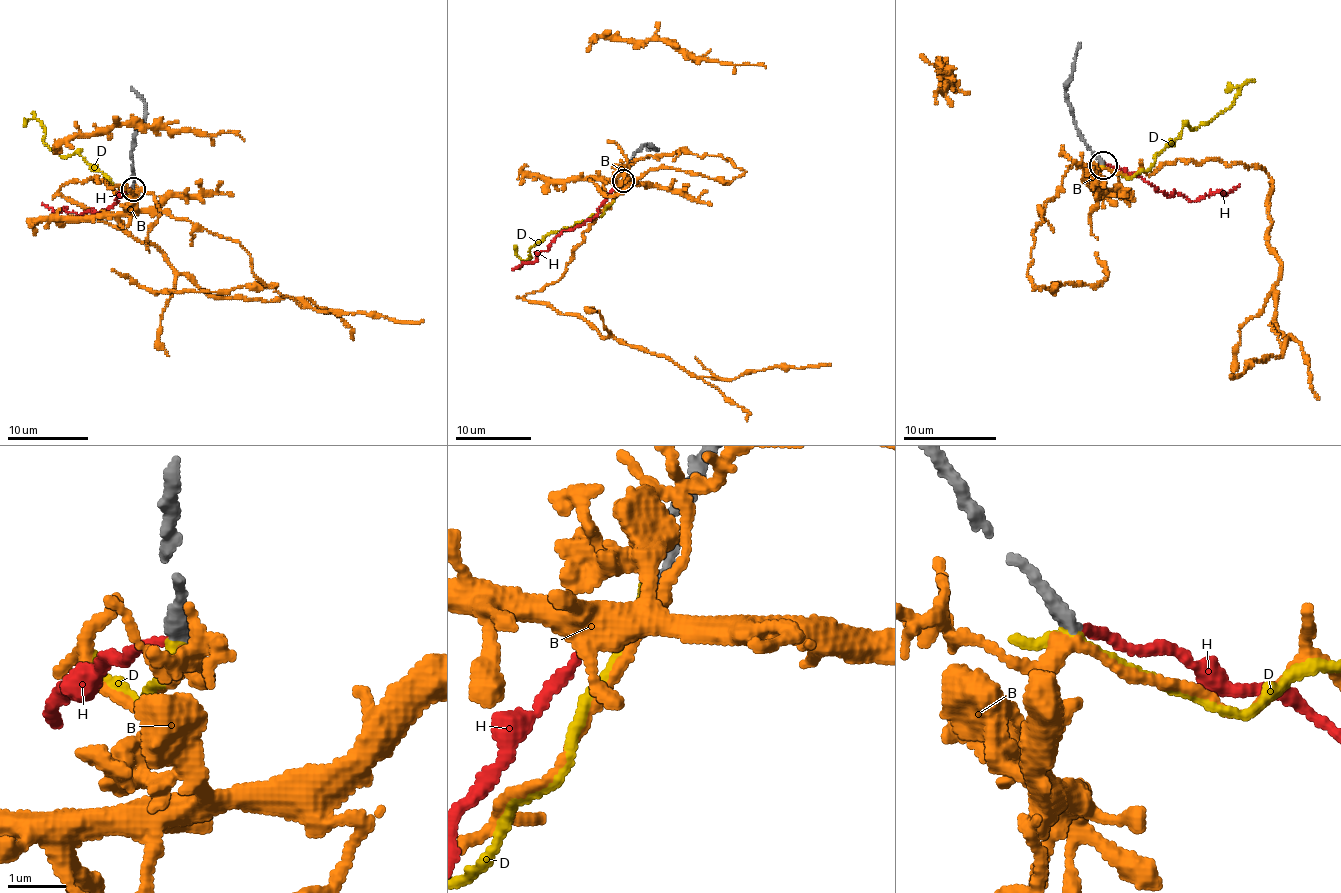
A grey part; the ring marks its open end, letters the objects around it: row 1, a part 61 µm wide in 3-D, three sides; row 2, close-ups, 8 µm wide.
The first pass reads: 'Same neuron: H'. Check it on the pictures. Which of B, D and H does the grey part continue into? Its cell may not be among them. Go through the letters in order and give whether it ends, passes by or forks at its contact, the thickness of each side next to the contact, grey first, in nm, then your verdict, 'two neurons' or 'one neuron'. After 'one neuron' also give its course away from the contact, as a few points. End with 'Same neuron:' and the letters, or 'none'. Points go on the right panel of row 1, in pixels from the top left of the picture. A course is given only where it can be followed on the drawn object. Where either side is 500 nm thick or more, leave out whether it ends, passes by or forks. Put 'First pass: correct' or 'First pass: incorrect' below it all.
B: it passes by; calibres 280 and 240 nm; two neurons
D: it ends; calibres 280 and 260 nm; two neurons
H: it ends; calibres 280 and 150 nm; one neuron; course (1104, 165), (1115, 167), (1168, 195), (1175, 193), (1191, 201), (1214, 192), (1227, 193), (1239, 184)
Same neuron: H
First pass: correct

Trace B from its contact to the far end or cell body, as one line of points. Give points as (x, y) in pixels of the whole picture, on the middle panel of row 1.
B: (623, 179), (558, 279), (526, 300), (581, 316), (601, 336), (669, 357), (697, 376), (830, 363)

